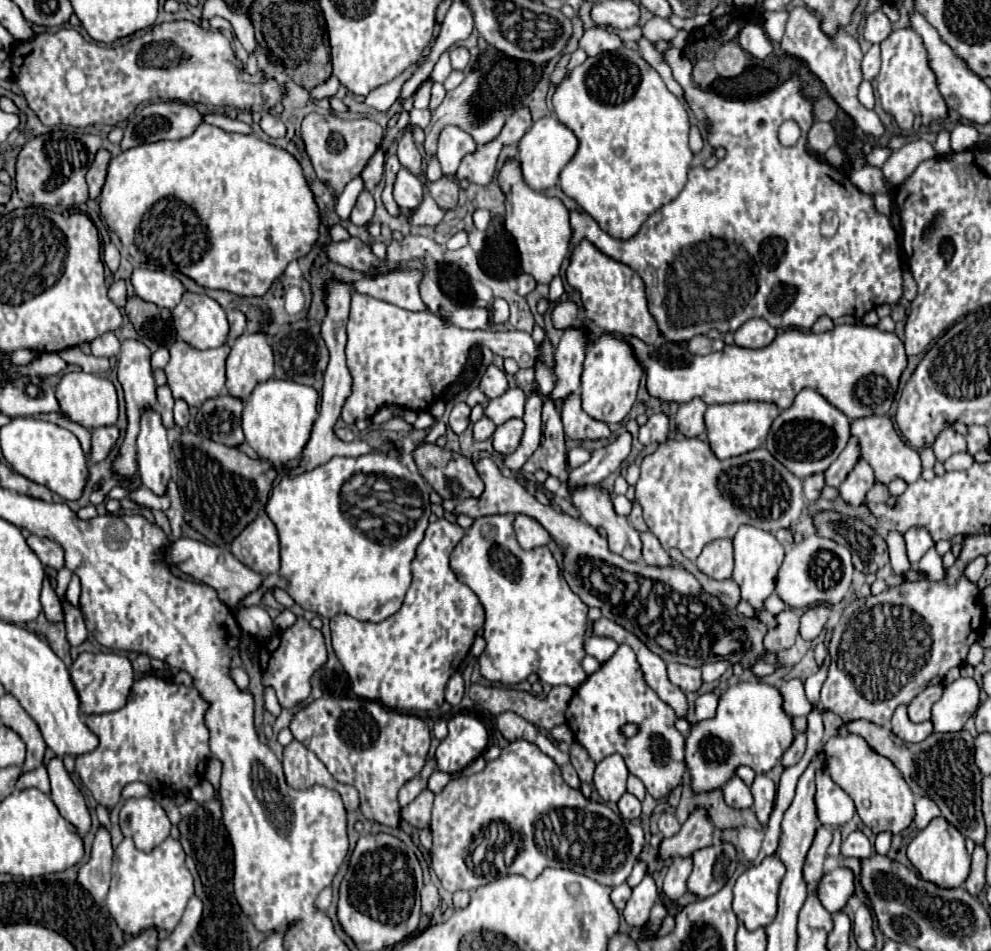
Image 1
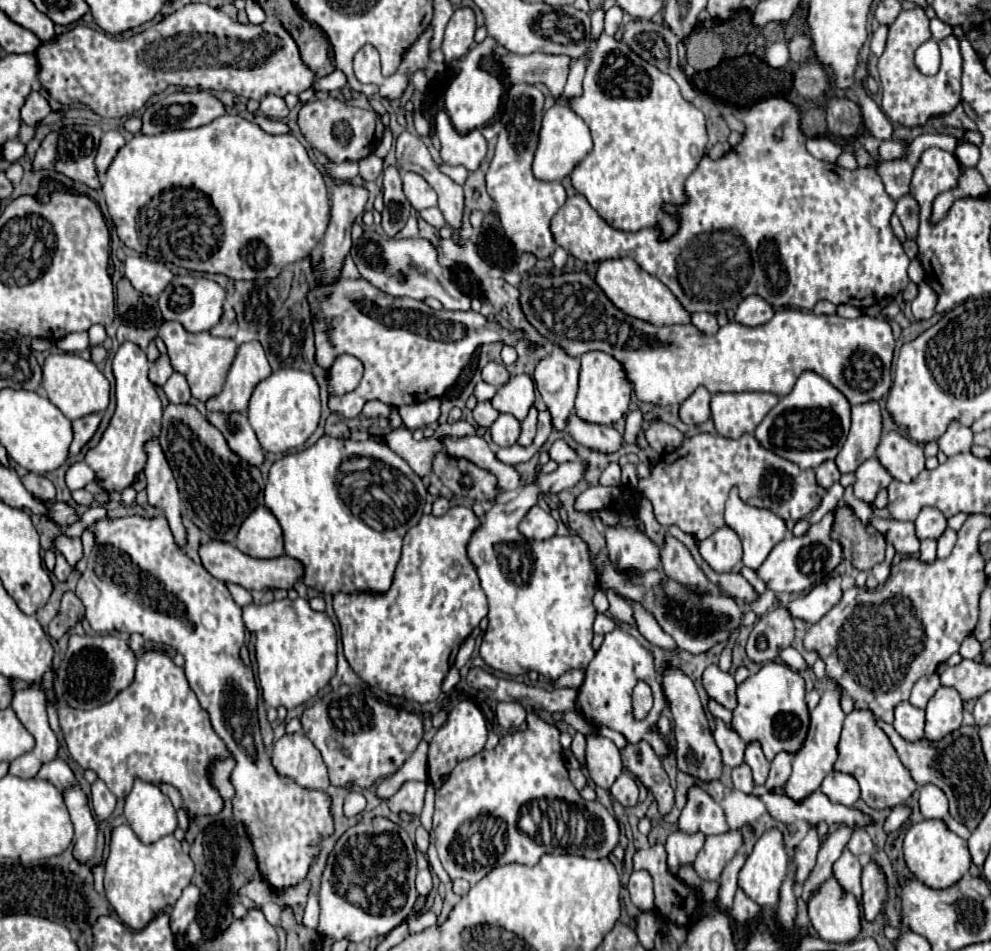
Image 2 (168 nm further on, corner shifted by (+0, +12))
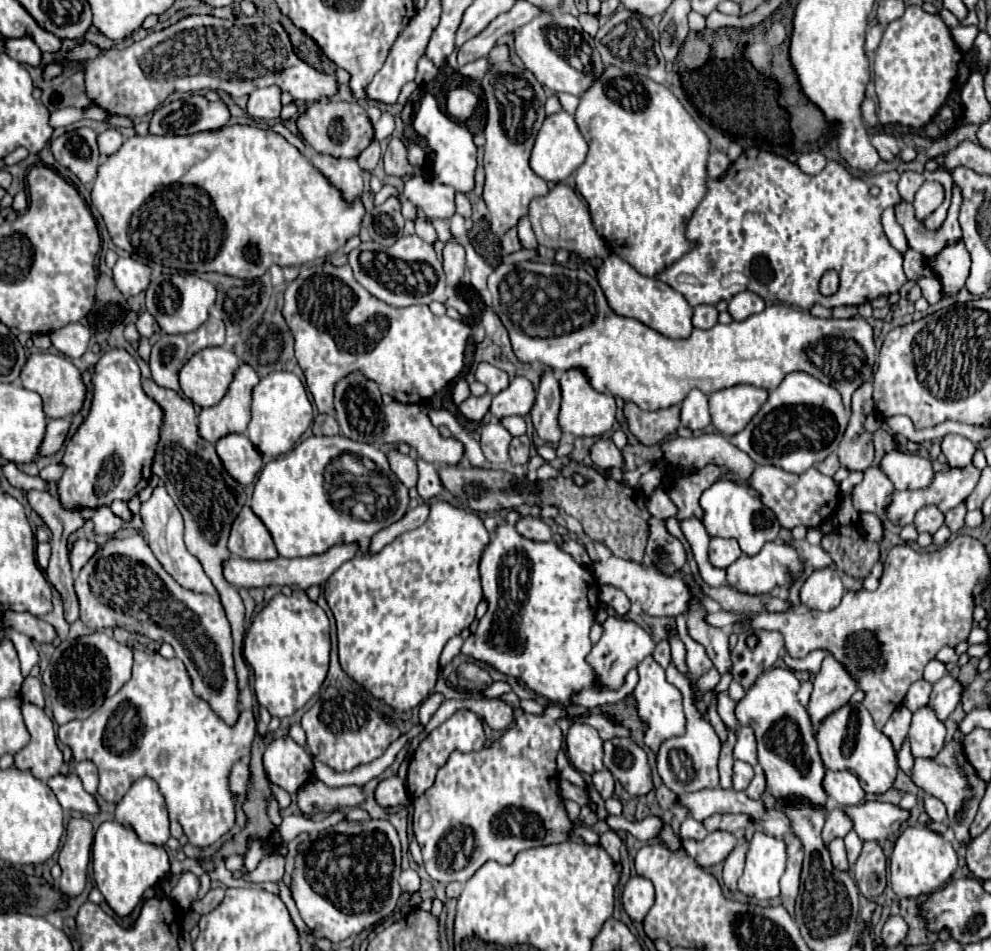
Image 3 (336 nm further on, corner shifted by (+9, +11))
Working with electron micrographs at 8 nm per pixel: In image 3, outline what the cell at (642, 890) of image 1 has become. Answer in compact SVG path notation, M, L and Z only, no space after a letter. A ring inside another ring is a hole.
M632 875L622 893L622 905L630 919L642 921L650 907L654 905L654 885L646 877Z

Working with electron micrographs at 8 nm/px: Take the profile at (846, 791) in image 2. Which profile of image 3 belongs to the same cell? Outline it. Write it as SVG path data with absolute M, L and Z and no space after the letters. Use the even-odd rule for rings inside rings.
M826 771L822 787L826 795L838 805L858 805L864 797L858 777L854 777L850 771Z

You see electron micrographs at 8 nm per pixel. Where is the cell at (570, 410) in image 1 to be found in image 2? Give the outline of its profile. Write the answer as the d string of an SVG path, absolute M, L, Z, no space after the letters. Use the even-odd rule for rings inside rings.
M575 414L569 418L567 432L575 442L589 450L597 450L603 454L617 452L623 446L623 436L611 428L611 426L601 426L601 424L589 424L579 420Z

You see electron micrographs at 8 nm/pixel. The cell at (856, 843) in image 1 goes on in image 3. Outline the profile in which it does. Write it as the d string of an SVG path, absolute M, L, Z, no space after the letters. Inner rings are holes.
M850 831L844 837L844 843L846 843L846 851L848 851L848 861L854 863L860 857L860 853L862 853L862 839L854 831Z

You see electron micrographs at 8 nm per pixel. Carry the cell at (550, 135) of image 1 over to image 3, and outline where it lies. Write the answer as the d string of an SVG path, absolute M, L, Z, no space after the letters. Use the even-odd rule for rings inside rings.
M560 111L554 115L548 115L538 131L532 155L530 155L530 167L532 171L542 177L544 181L552 181L552 183L560 183L564 179L568 179L586 159L588 155L588 145L582 137L582 133L578 133L576 121L570 113Z

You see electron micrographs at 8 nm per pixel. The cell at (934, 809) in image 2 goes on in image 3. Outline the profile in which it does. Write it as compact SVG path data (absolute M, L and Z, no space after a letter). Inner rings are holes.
M932 795L924 797L924 811L934 819L934 821L944 821L946 811L944 811L944 803Z

